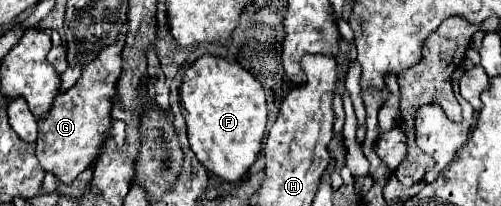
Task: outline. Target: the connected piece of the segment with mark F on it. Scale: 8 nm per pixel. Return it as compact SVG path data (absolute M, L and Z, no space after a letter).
M205 52L185 70L179 94L181 94L181 106L183 106L183 116L187 124L189 144L197 160L203 162L203 166L209 172L229 182L239 180L253 166L253 162L261 152L261 140L267 124L267 102L265 102L261 82L245 68L241 68L237 62L227 62L215 54Z

